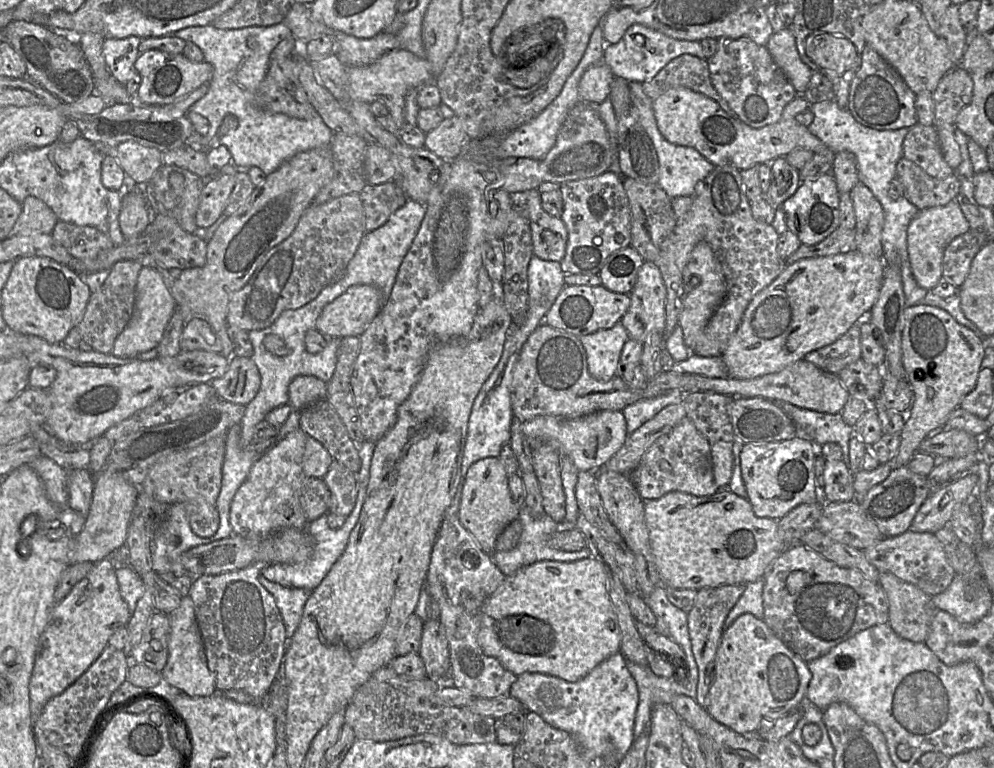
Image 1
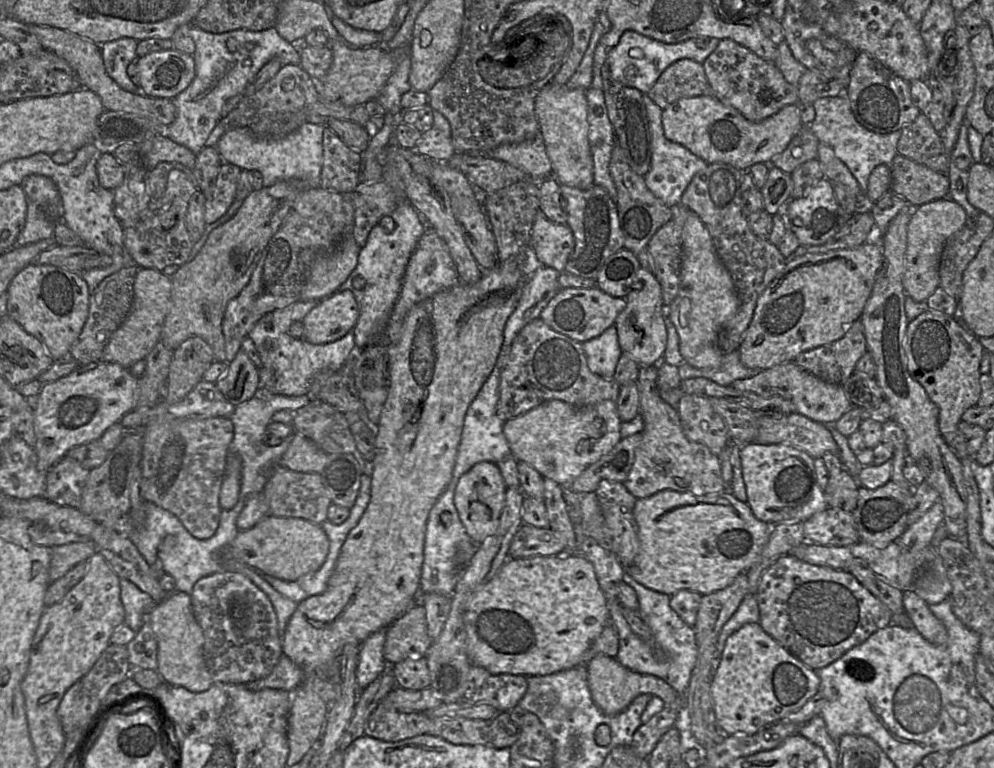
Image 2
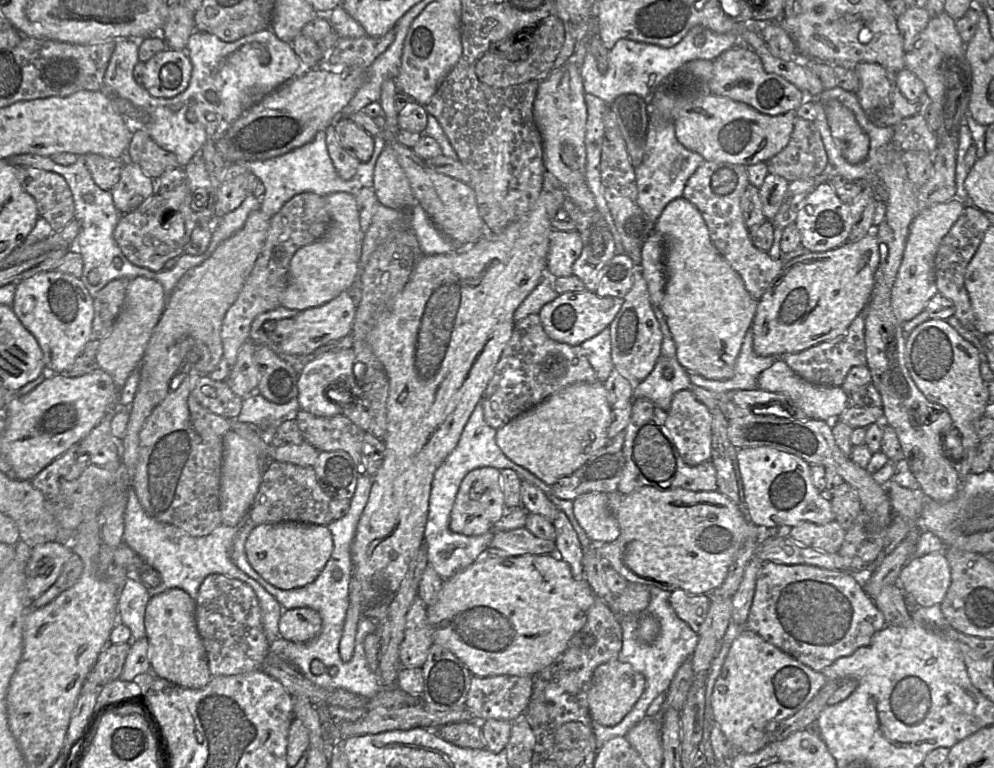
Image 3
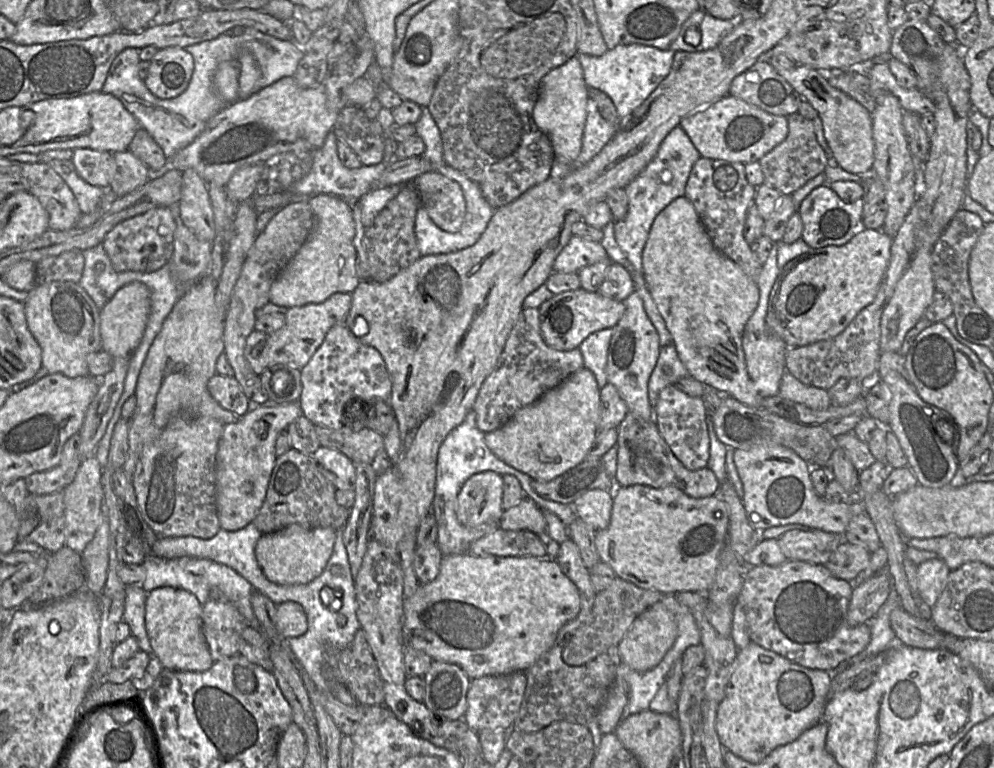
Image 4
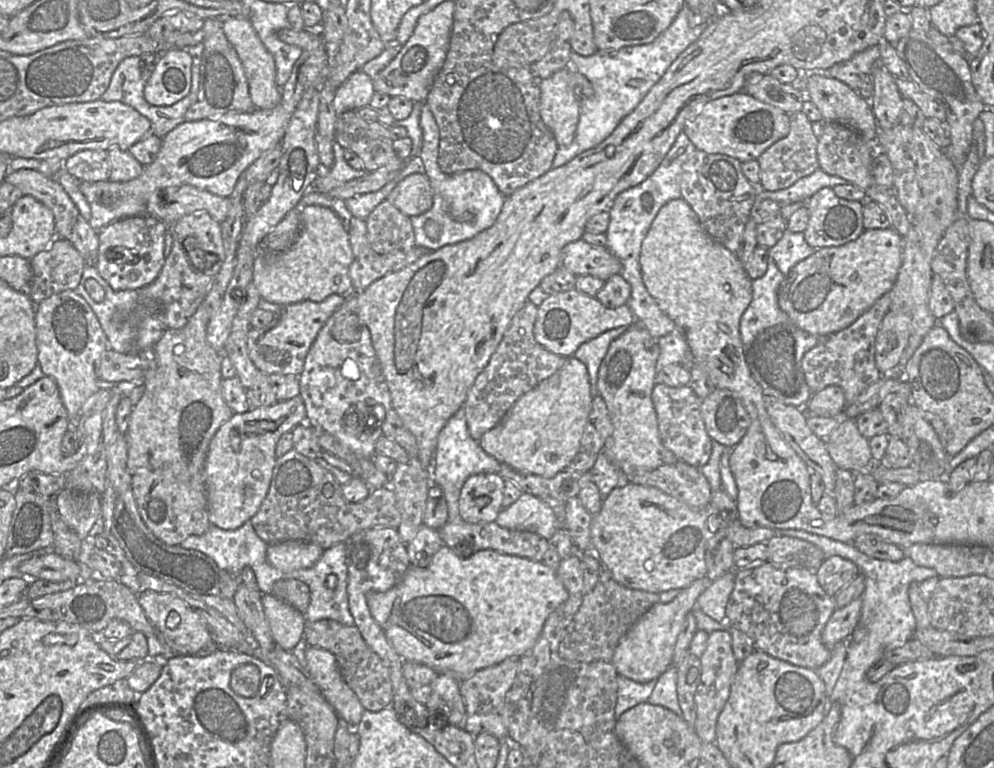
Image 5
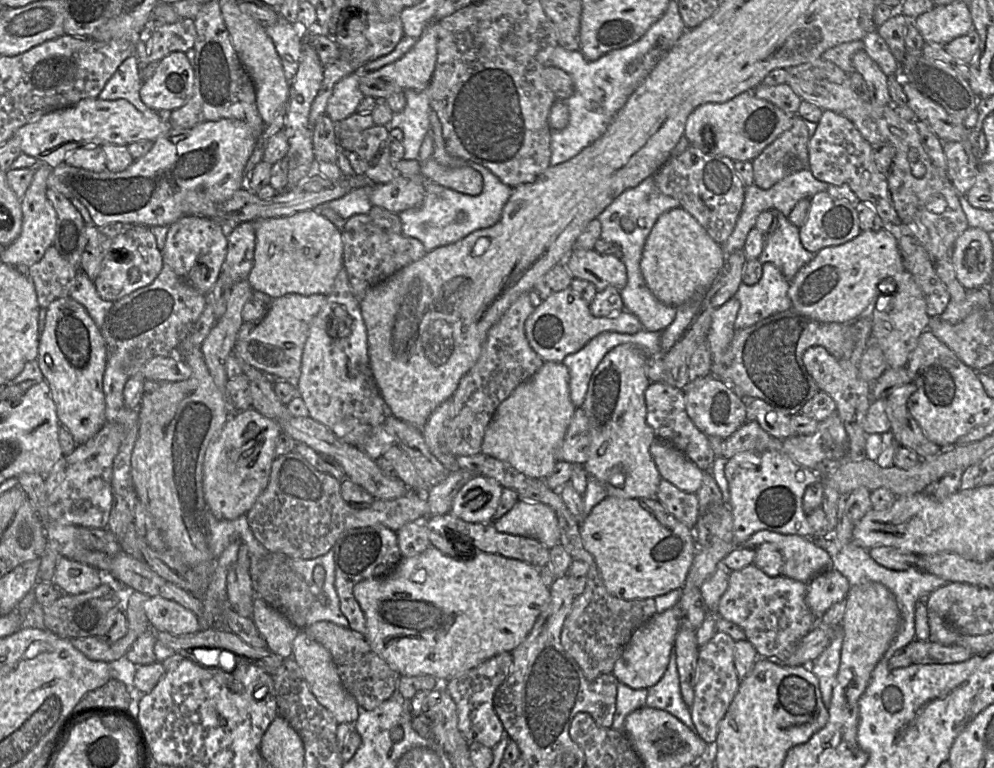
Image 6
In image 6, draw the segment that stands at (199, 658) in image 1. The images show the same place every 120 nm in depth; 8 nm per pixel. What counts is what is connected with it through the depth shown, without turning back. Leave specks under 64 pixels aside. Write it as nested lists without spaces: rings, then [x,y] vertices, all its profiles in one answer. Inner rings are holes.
[[[151,596],[144,602],[144,610],[153,631],[185,635],[201,630],[200,618],[176,601]]]

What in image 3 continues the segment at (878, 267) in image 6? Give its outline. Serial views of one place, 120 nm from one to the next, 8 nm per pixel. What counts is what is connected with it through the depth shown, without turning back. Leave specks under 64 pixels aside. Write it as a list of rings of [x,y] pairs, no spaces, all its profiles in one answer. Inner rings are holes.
[[[872,231],[857,242],[825,252],[808,252],[786,262],[758,300],[751,326],[754,352],[781,357],[843,335],[871,298],[879,250],[879,240]]]

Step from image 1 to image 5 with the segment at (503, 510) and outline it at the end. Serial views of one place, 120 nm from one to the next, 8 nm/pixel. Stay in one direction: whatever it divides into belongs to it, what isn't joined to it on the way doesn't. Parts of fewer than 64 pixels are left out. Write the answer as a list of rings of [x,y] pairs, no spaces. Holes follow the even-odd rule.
[[[498,473],[470,476],[459,498],[459,513],[464,522],[493,522],[502,510],[505,479]]]

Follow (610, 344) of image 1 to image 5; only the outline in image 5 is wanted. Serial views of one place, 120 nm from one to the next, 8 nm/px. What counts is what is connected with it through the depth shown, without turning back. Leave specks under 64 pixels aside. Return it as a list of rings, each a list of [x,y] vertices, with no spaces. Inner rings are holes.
[[[628,327],[610,329],[599,336],[584,342],[573,356],[583,362],[589,373],[590,393],[593,399],[599,394],[597,388],[599,368],[612,341],[621,336]]]

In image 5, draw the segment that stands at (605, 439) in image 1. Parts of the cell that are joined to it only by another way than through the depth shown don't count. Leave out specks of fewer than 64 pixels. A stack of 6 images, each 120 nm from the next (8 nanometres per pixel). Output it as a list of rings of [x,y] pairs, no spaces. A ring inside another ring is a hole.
[[[573,355],[552,376],[523,394],[502,421],[480,439],[481,448],[501,464],[552,478],[567,469],[581,451],[581,438],[592,409],[589,373]]]

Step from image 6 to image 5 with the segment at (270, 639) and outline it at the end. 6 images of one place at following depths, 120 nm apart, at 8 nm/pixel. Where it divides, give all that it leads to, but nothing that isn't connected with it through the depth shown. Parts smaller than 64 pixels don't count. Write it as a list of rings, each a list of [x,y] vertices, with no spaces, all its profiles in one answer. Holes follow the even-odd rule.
[[[272,594],[262,595],[261,602],[275,644],[292,651],[304,637],[305,615]]]

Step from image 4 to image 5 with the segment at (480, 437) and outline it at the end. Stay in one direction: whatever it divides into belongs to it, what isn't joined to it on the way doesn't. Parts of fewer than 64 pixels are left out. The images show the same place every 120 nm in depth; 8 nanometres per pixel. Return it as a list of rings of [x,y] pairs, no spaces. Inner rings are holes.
[[[463,406],[448,420],[438,435],[437,445],[432,462],[432,483],[441,488],[448,507],[450,523],[462,523],[459,513],[459,498],[465,481],[472,475],[481,473],[499,473],[501,463],[488,455],[474,440],[468,430],[466,413]]]

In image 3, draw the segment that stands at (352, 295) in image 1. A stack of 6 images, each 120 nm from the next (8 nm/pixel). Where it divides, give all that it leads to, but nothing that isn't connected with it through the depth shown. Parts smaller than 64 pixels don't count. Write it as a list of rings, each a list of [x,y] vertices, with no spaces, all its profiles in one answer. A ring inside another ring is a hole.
[[[343,291],[329,302],[299,311],[293,318],[294,330],[291,335],[278,344],[280,350],[286,354],[306,355],[314,352],[320,346],[337,342],[351,334],[356,306],[349,291]]]

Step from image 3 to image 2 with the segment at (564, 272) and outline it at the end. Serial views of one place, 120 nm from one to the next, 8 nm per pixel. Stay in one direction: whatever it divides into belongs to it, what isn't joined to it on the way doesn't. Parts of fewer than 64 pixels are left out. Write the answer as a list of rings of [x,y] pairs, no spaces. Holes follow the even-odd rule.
[[[539,210],[532,224],[531,246],[539,265],[562,273],[574,250],[575,239],[567,224],[552,222]]]

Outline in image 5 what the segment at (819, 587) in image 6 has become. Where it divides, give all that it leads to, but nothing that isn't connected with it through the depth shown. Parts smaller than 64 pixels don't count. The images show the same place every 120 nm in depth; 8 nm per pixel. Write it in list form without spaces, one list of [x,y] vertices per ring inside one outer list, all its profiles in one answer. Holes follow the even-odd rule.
[[[840,556],[826,557],[816,570],[819,585],[832,597],[836,597],[859,574],[860,569],[855,563]]]

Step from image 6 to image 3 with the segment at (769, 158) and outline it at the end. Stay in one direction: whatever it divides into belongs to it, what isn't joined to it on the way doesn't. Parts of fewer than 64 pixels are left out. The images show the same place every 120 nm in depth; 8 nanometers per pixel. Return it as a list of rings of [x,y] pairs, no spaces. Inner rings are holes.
[[[796,116],[788,144],[766,161],[766,166],[768,173],[779,175],[789,183],[822,174],[828,166],[828,157],[813,121]]]

